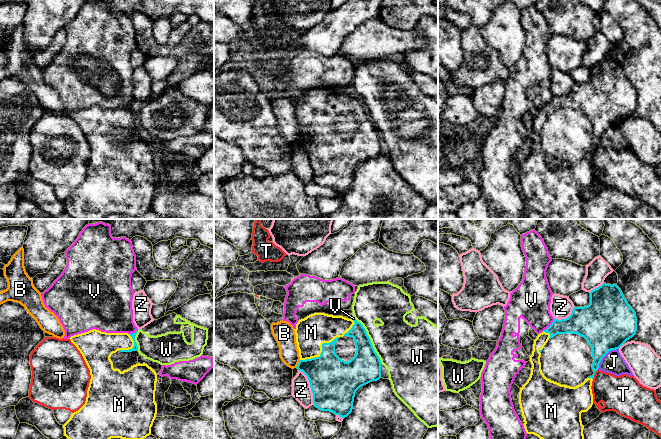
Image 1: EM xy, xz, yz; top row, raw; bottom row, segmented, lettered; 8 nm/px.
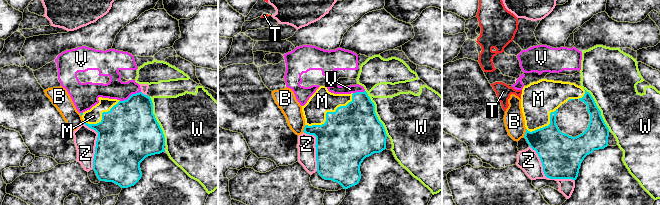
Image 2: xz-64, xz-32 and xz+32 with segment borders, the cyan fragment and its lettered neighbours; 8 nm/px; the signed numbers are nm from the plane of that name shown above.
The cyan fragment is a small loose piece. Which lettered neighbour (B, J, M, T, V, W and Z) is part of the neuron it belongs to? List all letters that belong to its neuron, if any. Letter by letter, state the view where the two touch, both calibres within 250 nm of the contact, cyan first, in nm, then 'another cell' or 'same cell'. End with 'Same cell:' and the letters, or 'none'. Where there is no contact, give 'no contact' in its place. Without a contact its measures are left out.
B: xz | 320/160 nm | another cell
J: yz | 400/170 nm | another cell
M: xz | 360/260 nm | same cell
T: yz | 170/280 nm | another cell
V: yz | 200/300 nm | another cell
W: xz | 260/380 nm | another cell
Z: xz | 380/160 nm | another cell
Same cell: M

